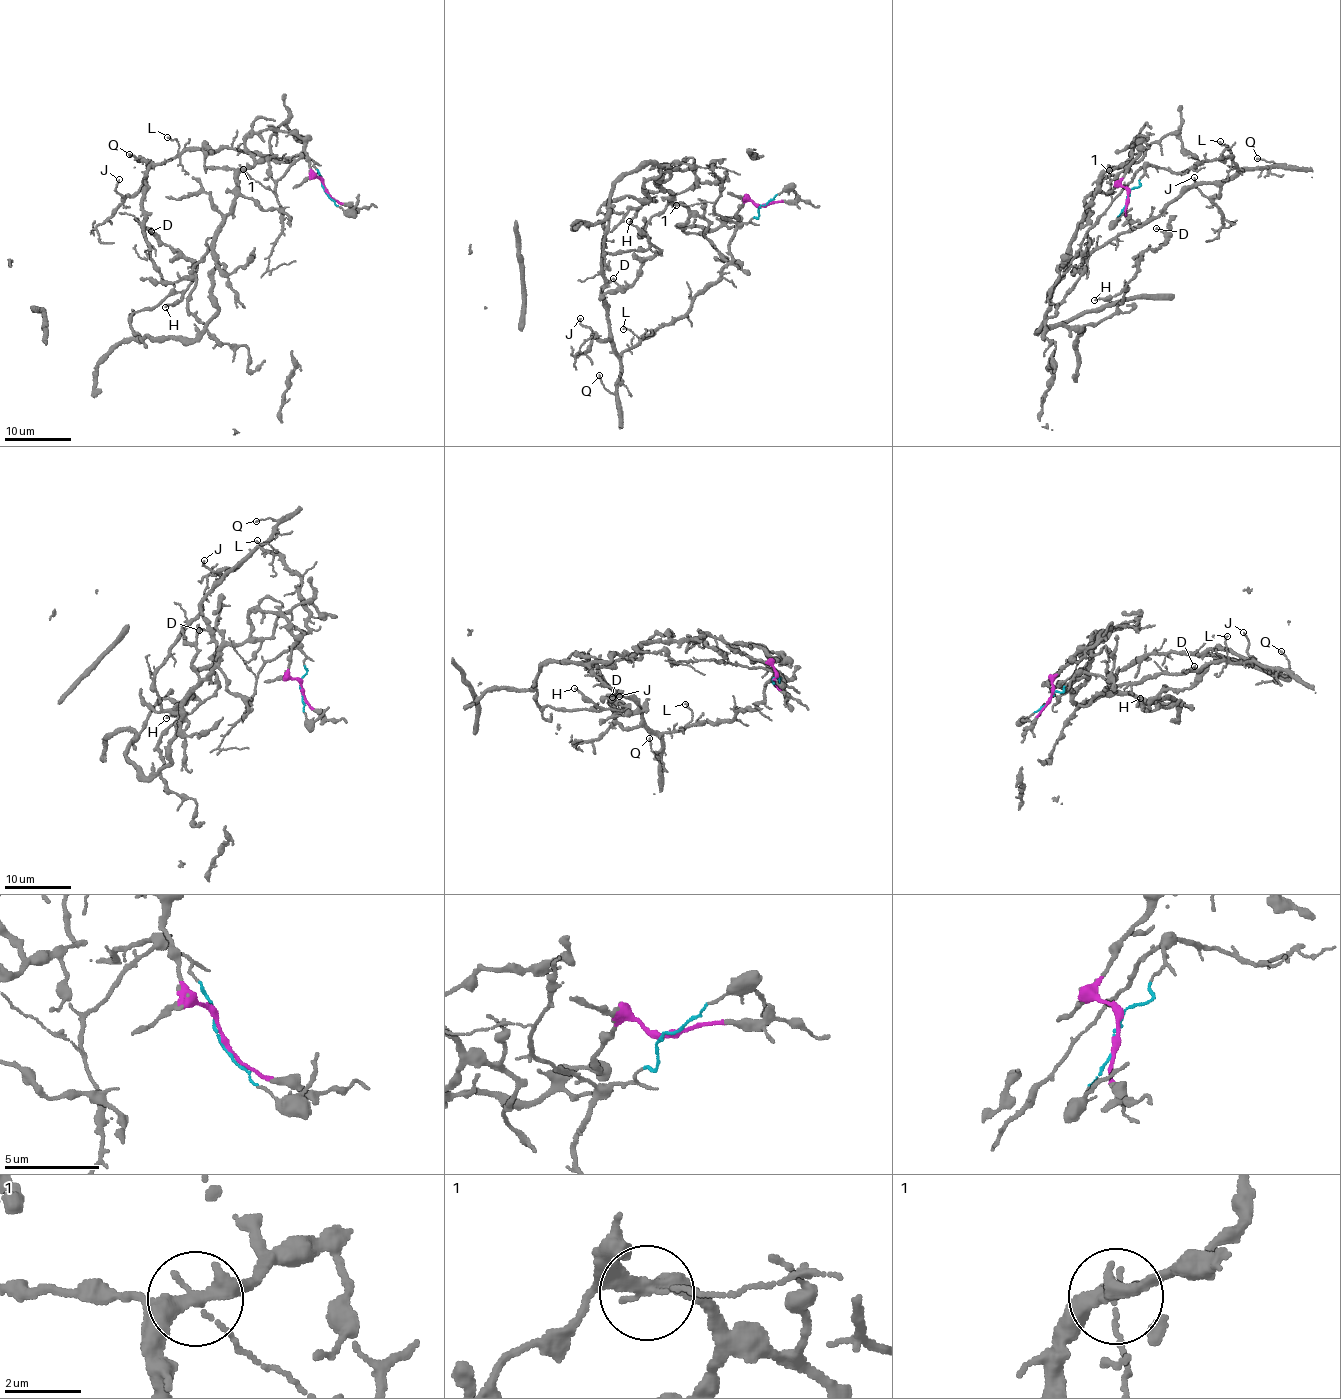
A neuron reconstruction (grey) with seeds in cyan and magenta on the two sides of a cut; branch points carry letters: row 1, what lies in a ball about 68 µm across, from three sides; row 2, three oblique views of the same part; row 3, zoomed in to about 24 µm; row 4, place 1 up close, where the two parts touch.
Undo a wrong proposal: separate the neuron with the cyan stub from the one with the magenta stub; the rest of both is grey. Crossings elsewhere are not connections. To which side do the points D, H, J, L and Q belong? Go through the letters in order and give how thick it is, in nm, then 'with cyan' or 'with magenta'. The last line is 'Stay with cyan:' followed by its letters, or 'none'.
D: calibre 140 nm; with magenta
H: calibre 130 nm; with magenta
J: calibre 110 nm; with cyan
L: calibre 110 nm; with cyan
Q: calibre 130 nm; with cyan
Stay with cyan: J, L, Q

